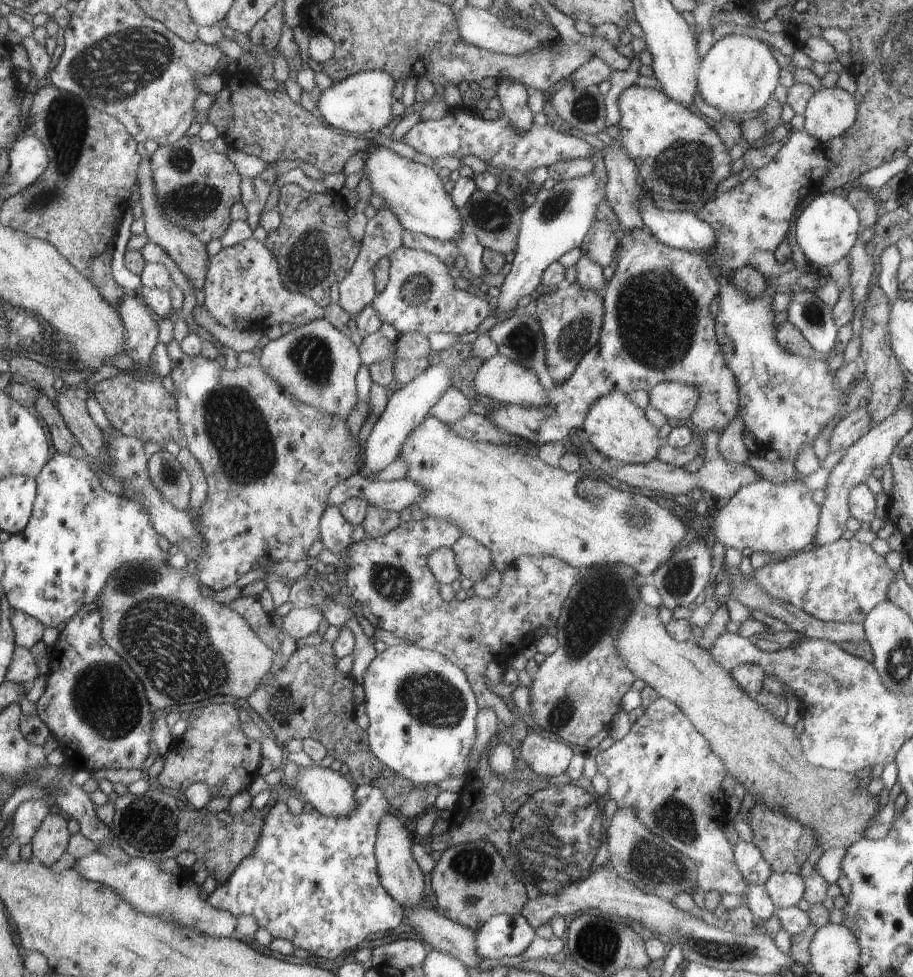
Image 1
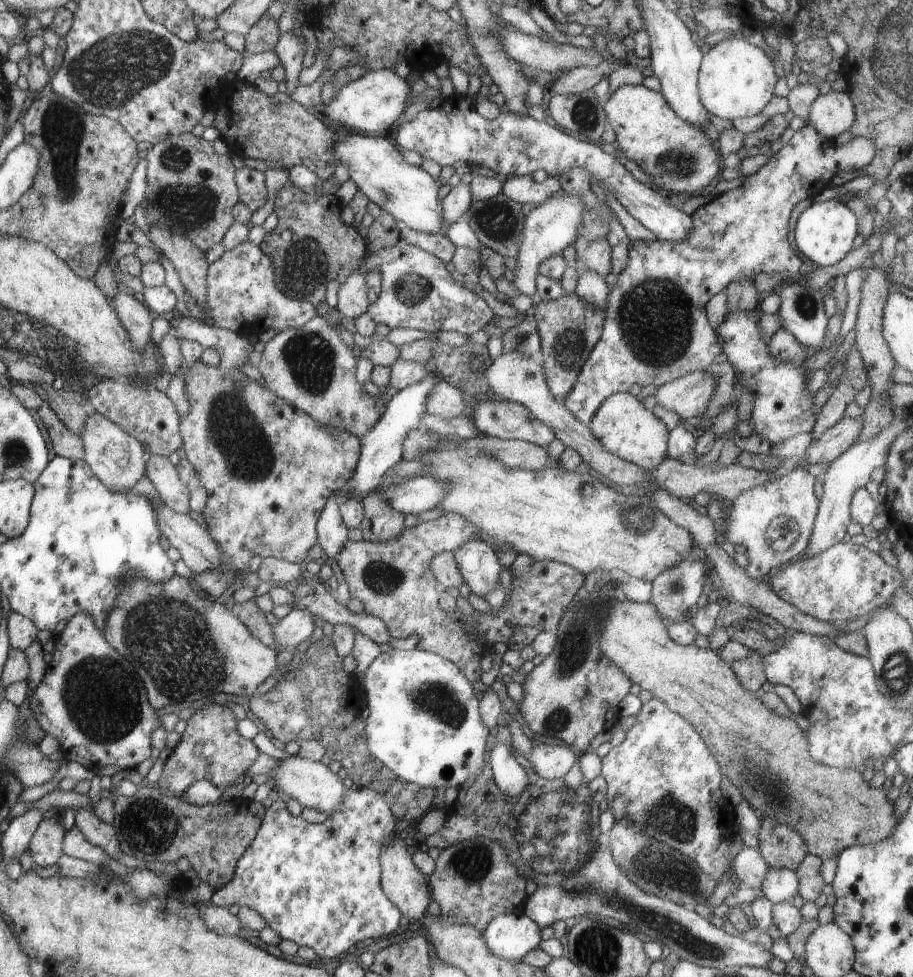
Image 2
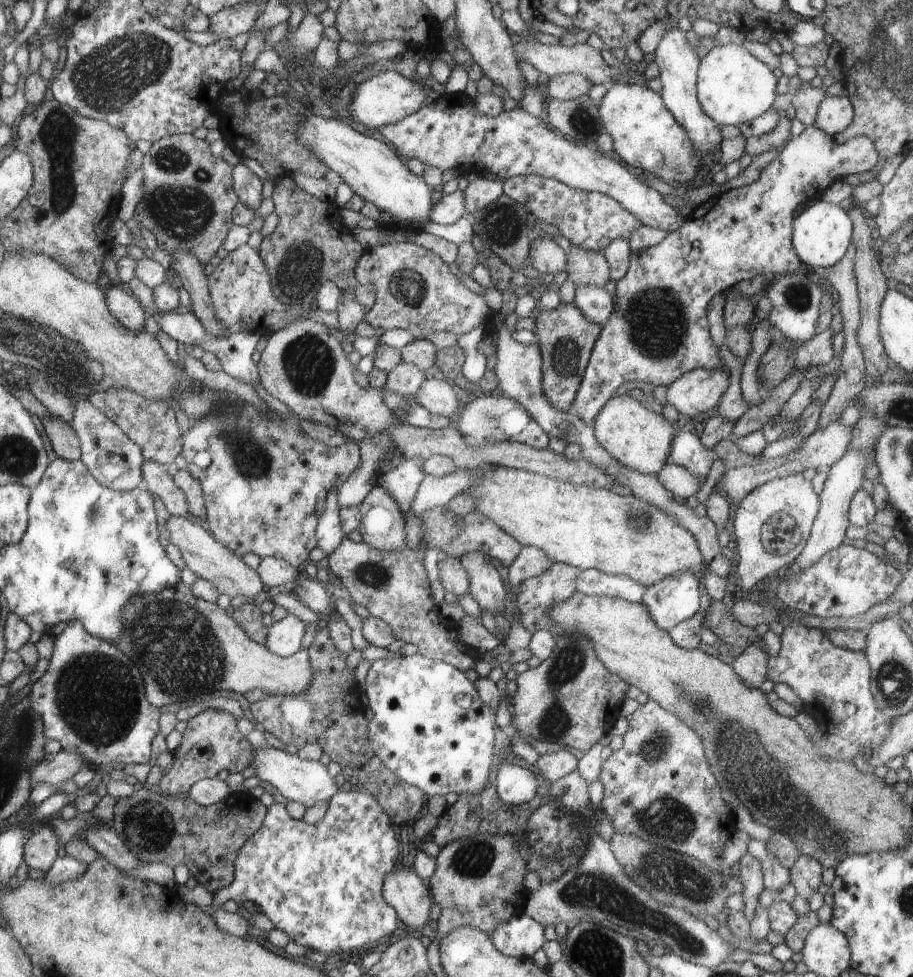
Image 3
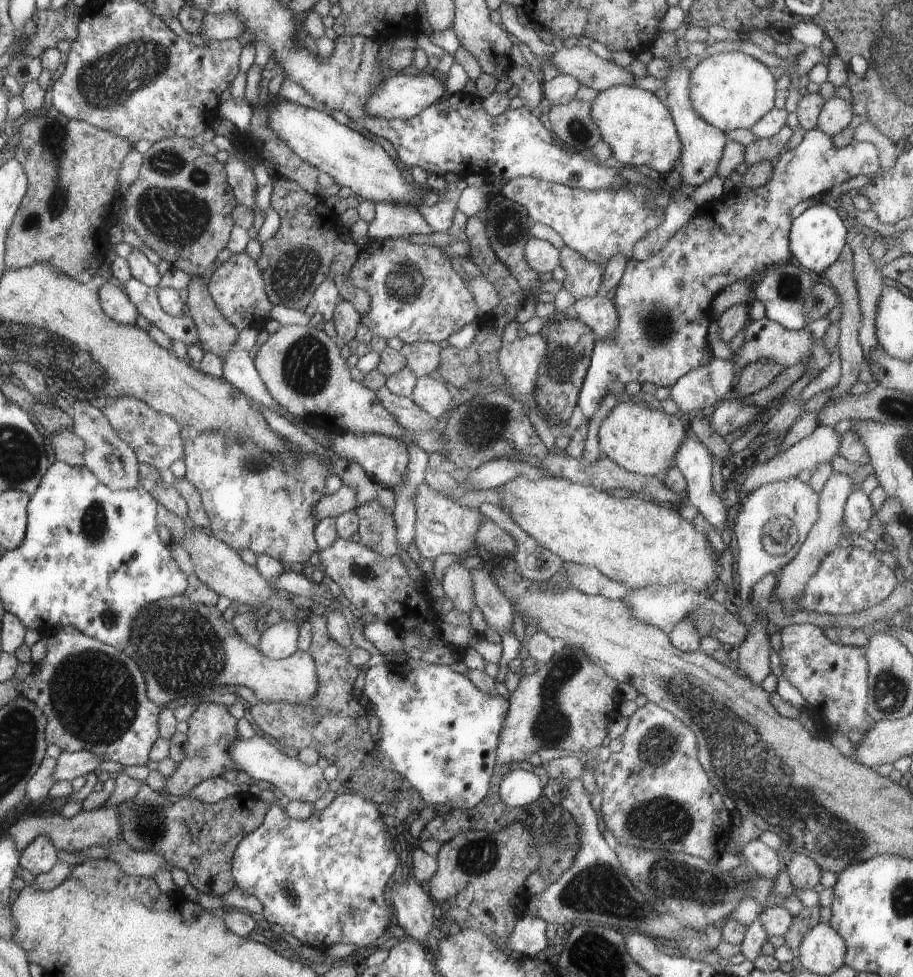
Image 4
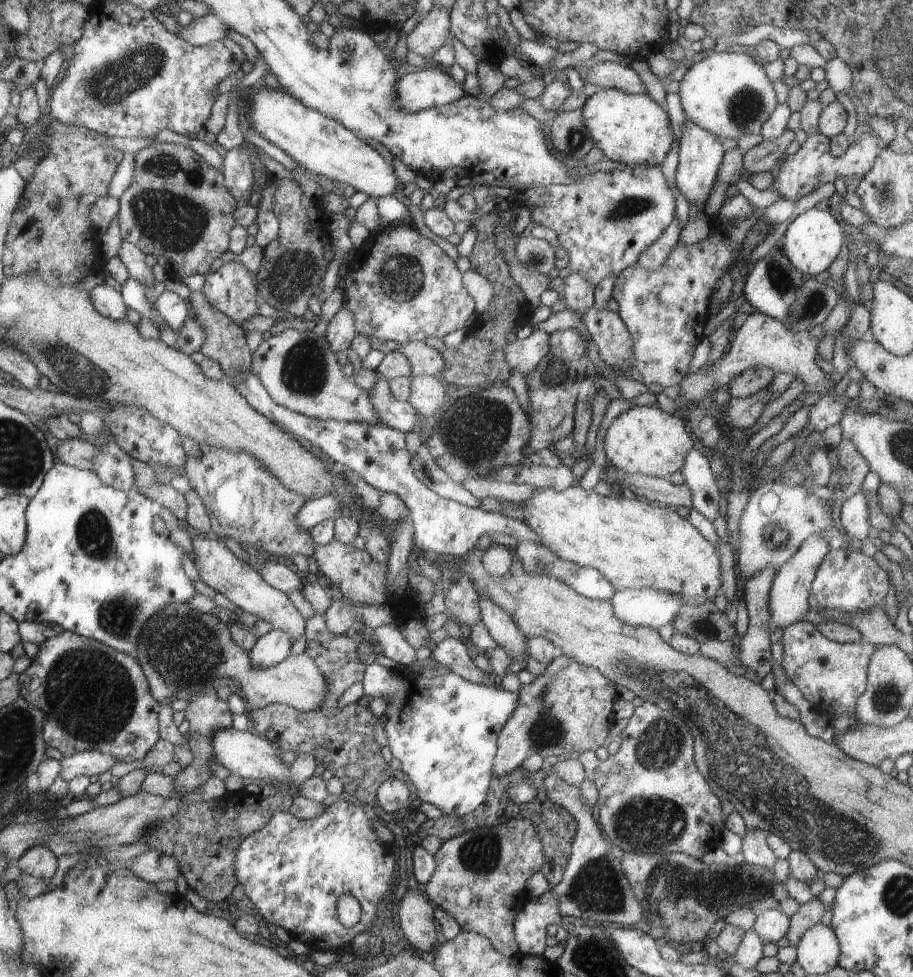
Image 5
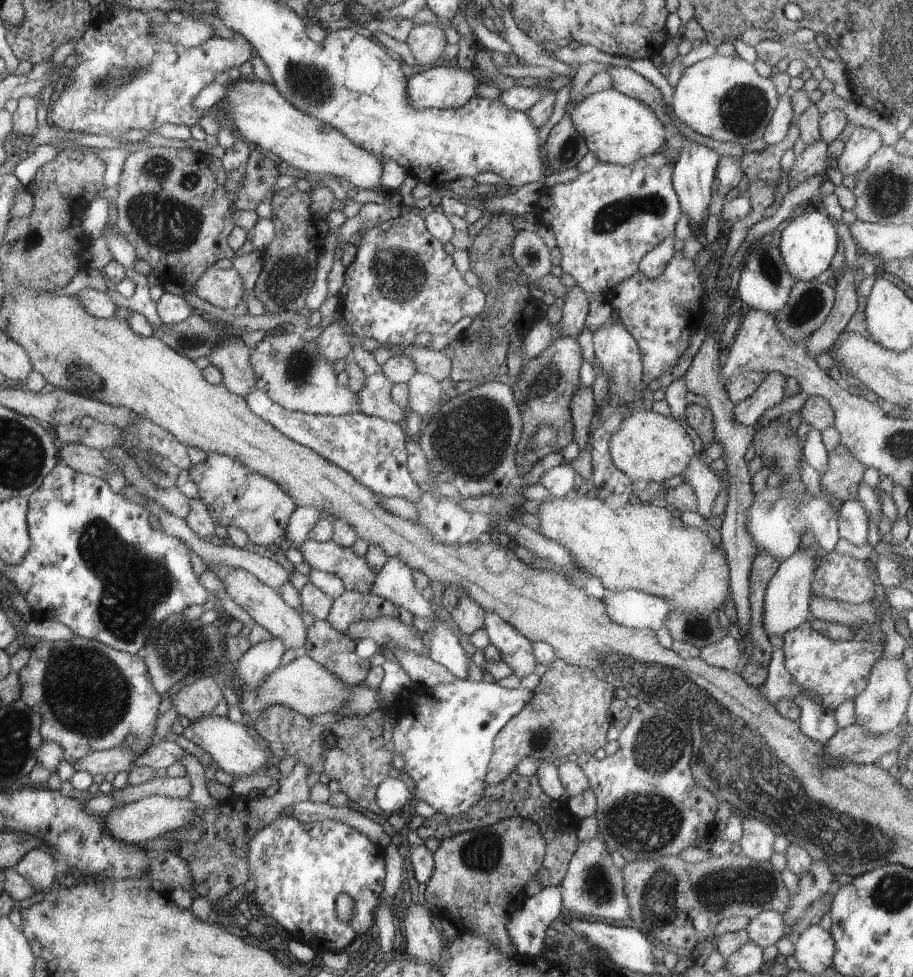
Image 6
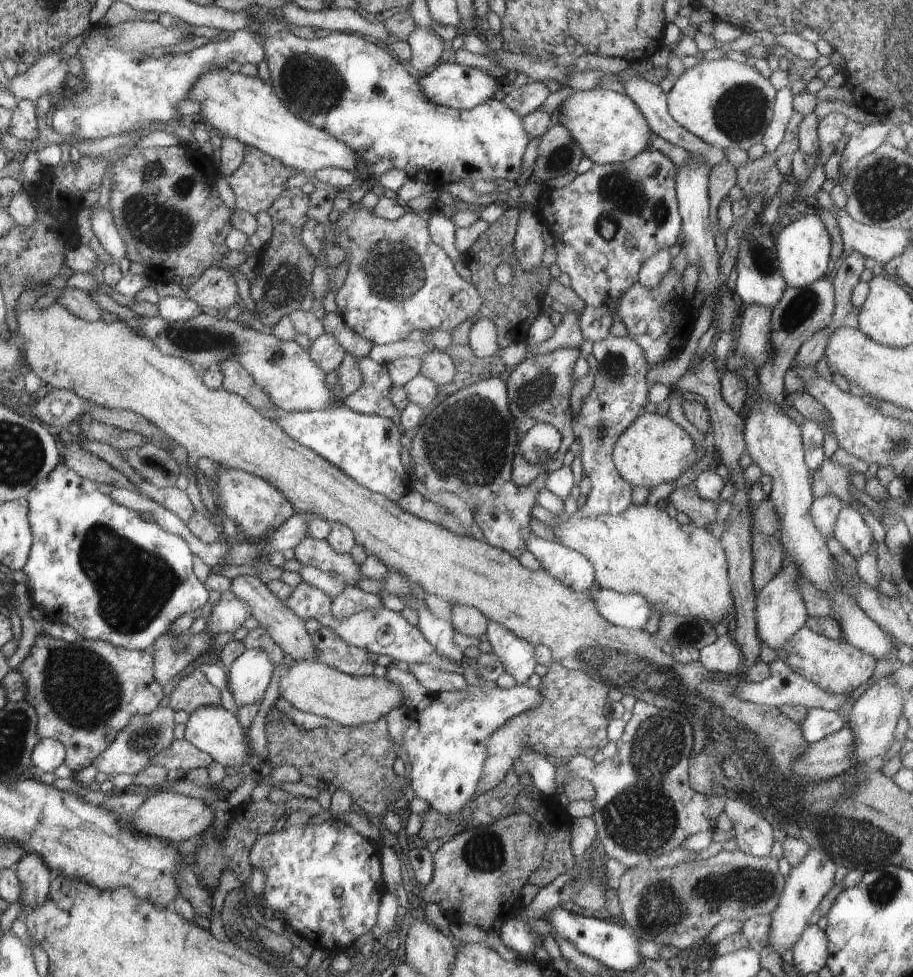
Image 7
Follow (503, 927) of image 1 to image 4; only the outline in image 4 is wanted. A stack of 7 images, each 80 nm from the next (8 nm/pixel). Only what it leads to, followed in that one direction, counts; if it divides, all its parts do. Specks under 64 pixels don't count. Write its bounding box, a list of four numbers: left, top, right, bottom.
[504,911,549,958]

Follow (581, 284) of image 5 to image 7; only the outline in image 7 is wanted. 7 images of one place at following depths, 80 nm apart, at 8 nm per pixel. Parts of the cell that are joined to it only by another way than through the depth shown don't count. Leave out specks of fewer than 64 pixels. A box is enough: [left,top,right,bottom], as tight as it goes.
[526,309,583,358]

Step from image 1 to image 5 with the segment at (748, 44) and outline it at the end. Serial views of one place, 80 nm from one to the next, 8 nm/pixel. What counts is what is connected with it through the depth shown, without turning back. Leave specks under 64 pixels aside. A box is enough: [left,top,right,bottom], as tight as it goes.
[677,50,779,140]

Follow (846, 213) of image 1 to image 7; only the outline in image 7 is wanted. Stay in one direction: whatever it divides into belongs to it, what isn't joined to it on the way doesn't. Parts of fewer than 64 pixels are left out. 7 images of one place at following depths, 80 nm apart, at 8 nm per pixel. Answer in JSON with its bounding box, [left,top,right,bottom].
[775,212,834,287]

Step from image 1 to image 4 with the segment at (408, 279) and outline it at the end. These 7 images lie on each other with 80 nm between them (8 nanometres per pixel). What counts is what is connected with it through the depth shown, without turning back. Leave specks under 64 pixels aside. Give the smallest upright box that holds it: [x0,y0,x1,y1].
[350,237,480,343]

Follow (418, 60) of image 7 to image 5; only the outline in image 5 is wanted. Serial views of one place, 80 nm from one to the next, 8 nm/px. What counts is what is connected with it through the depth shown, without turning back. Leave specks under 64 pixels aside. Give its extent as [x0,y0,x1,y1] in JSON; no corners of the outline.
[407,6,452,61]

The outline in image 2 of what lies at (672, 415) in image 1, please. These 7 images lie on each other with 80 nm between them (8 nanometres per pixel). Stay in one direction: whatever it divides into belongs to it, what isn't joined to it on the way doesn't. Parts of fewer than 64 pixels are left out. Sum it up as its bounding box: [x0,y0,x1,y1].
[654,372,716,419]

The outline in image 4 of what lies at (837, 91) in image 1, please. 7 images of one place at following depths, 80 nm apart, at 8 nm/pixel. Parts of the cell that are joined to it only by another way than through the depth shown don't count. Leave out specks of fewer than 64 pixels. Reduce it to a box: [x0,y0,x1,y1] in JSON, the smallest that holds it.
[817,96,853,137]

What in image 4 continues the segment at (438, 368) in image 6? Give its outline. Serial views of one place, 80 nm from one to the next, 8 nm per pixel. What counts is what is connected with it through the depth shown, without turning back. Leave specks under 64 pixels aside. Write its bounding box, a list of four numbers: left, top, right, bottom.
[400,341,440,378]

